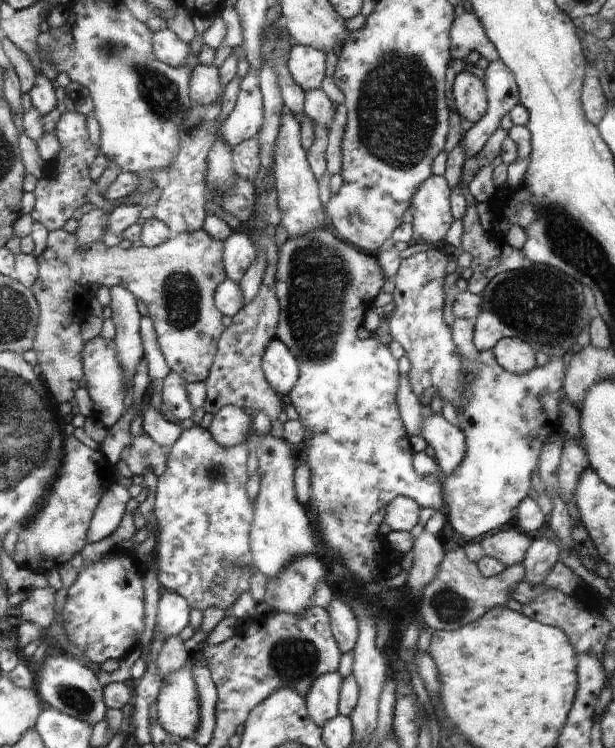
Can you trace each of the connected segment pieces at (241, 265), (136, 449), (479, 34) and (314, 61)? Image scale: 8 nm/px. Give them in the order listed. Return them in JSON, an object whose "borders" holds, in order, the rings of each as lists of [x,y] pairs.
{"borders":[[[[233,230],[224,241],[223,265],[226,278],[238,284],[256,257],[254,242],[246,234]]],[[[146,433],[132,436],[131,440],[130,450],[126,454],[122,454],[121,459],[126,462],[126,466],[134,475],[143,476],[146,472],[152,472],[156,476],[164,474],[169,449],[158,446]]],[[[459,9],[456,15],[455,25],[451,30],[452,58],[462,60],[474,50],[488,62],[499,59],[499,51],[495,43],[488,38],[483,23],[475,11]]],[[[294,43],[287,64],[292,78],[303,91],[322,88],[326,74],[326,53],[312,46]]]]}

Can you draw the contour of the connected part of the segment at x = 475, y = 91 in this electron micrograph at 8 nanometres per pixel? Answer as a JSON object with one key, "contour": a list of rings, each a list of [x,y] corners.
{"contour":[[[469,67],[458,73],[453,82],[453,96],[457,112],[466,125],[478,122],[486,114],[488,98],[480,73]]]}

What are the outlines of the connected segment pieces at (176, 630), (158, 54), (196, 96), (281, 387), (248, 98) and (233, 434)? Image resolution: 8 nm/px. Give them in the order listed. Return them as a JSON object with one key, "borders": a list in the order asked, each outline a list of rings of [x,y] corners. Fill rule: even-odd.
{"borders":[[[[163,592],[158,602],[155,628],[166,639],[179,635],[190,622],[190,611],[186,598],[176,592]]],[[[165,28],[155,32],[155,57],[168,66],[184,66],[190,56],[190,46],[172,30]]],[[[199,63],[195,66],[191,78],[191,97],[195,105],[214,104],[224,89],[220,84],[219,69],[214,64]]],[[[281,339],[270,340],[261,365],[268,384],[280,398],[290,394],[298,384],[299,361]]],[[[252,68],[240,83],[240,92],[236,99],[233,111],[222,122],[222,138],[230,148],[240,142],[258,136],[263,122],[266,120],[266,111],[263,105],[262,88],[259,86],[260,68]]],[[[228,404],[213,414],[208,429],[220,446],[230,448],[246,443],[246,436],[250,434],[250,424],[252,418],[246,414],[246,409]]]]}

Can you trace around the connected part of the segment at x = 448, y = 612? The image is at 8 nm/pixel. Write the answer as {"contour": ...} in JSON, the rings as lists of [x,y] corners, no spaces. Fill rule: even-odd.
{"contour":[[[463,547],[446,553],[438,566],[436,578],[424,588],[420,616],[422,625],[433,631],[453,631],[480,620],[486,612],[494,608],[504,608],[512,599],[512,590],[524,578],[524,565],[507,566],[500,574],[485,577],[480,574],[475,562],[470,562]]]}

